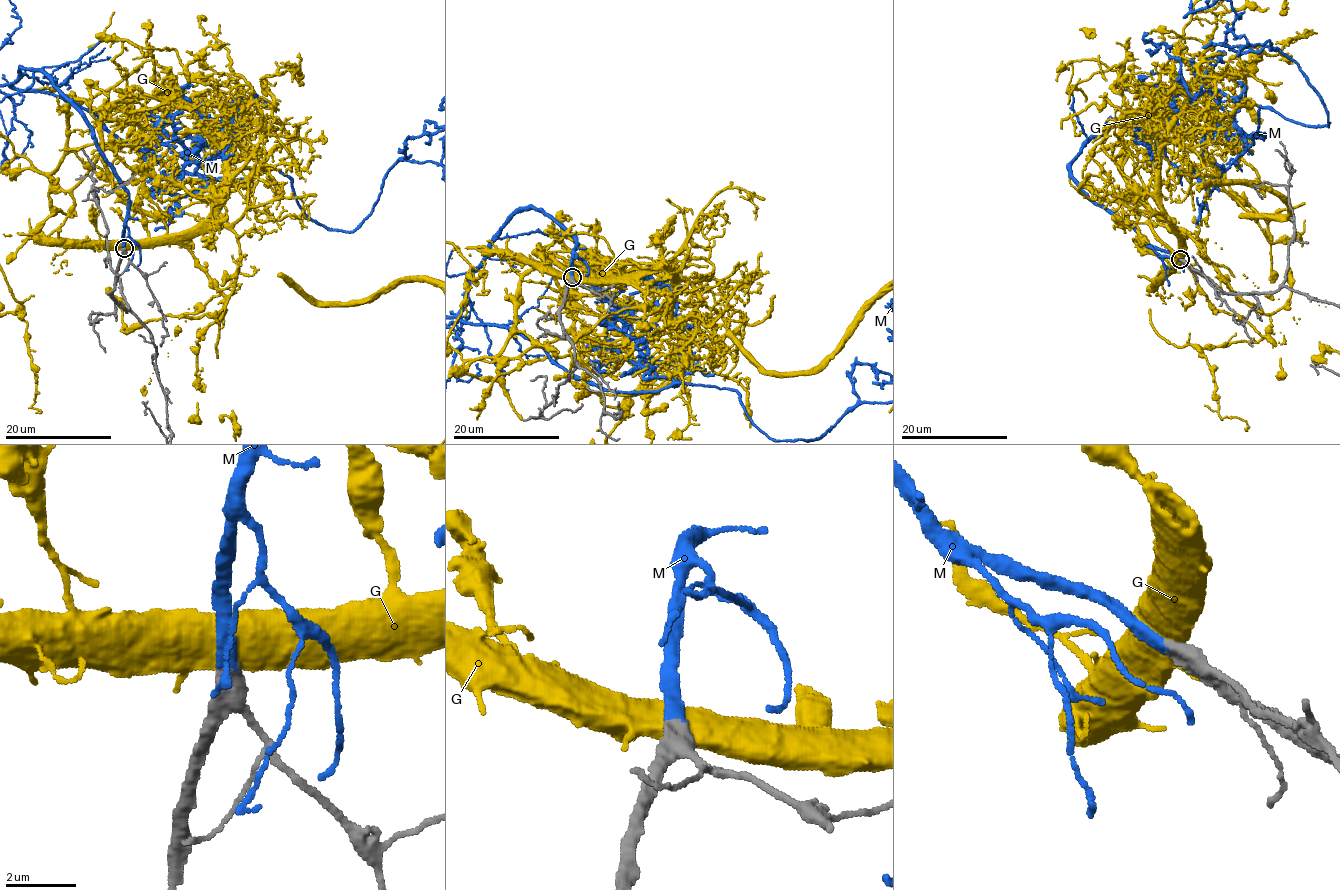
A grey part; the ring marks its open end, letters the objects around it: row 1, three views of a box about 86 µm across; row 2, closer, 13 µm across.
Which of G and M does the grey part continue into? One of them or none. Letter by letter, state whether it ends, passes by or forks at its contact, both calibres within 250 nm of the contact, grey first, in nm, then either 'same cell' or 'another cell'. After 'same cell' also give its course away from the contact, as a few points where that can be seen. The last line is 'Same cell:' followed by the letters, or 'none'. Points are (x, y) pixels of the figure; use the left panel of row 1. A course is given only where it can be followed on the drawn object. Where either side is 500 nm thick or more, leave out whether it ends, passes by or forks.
G: 600 nm thick on the grey side, 800 nm on the other; another cell
M: 550 nm thick on the grey side, 320 nm on the other; same cell
Same cell: M

